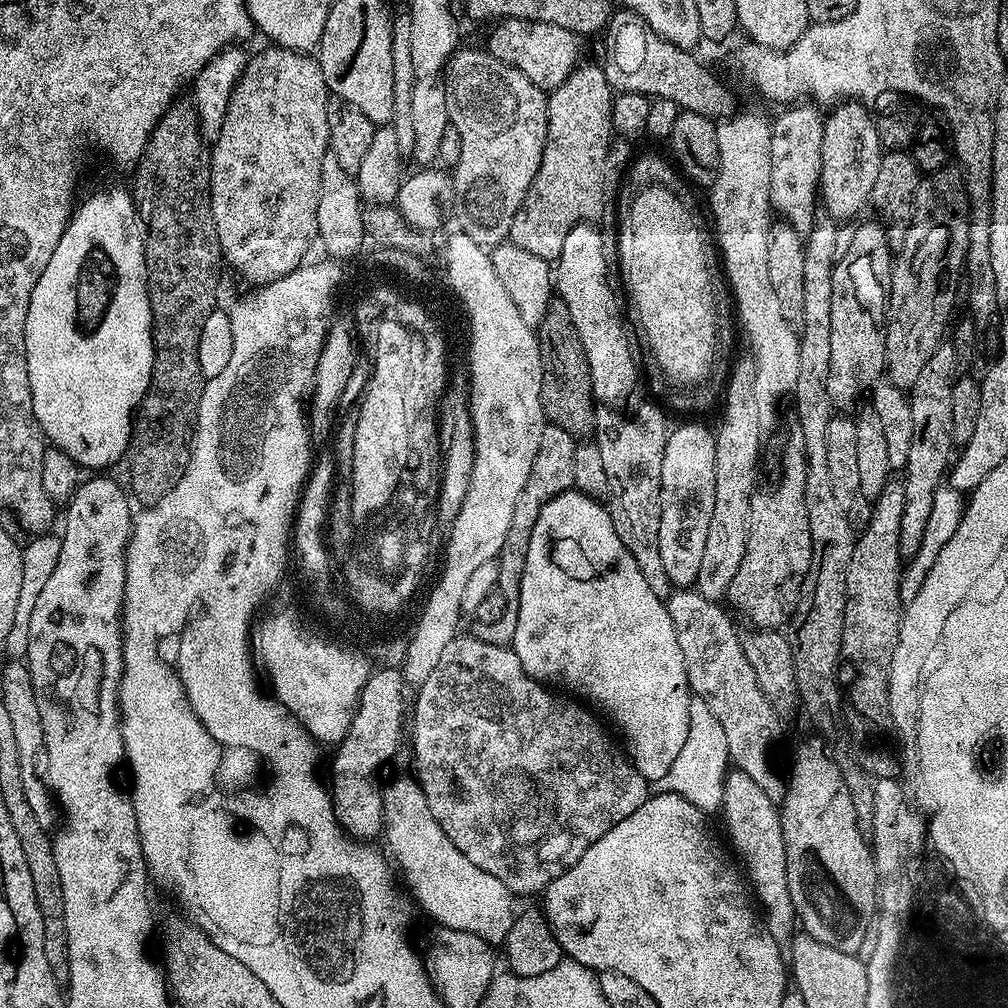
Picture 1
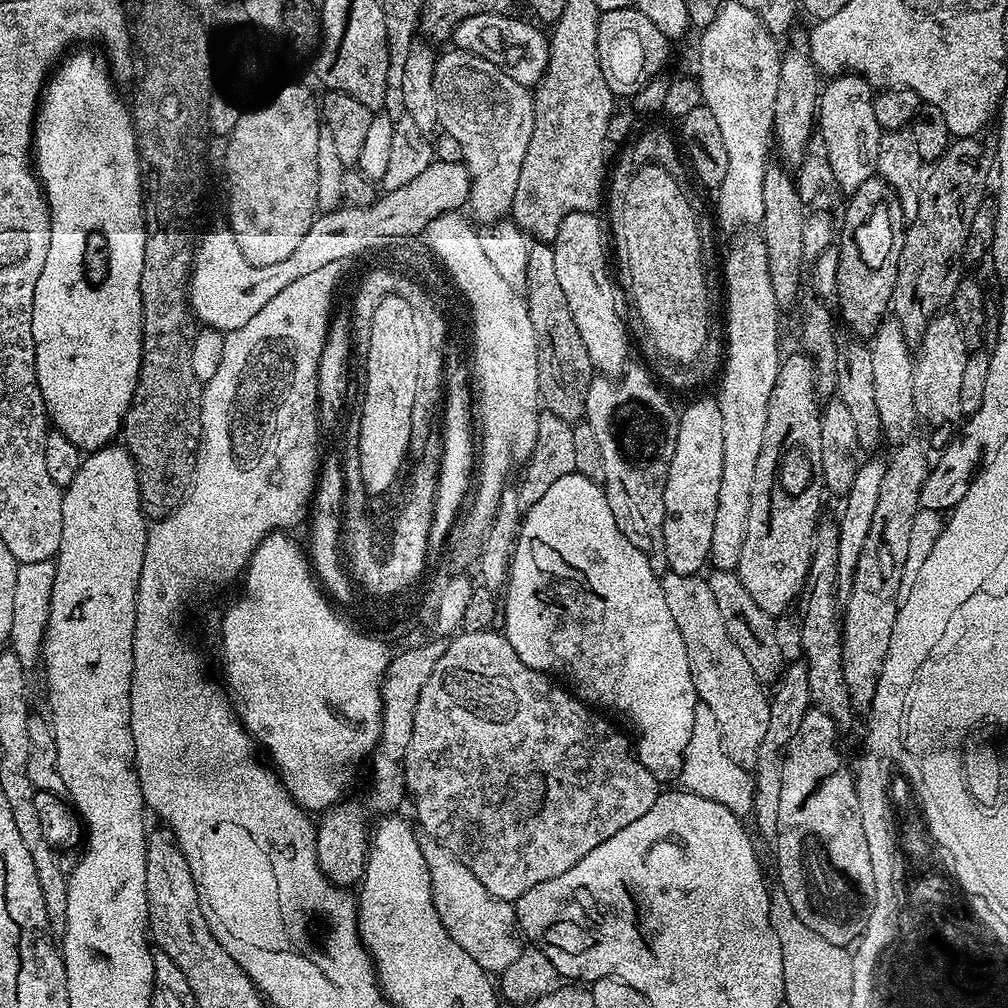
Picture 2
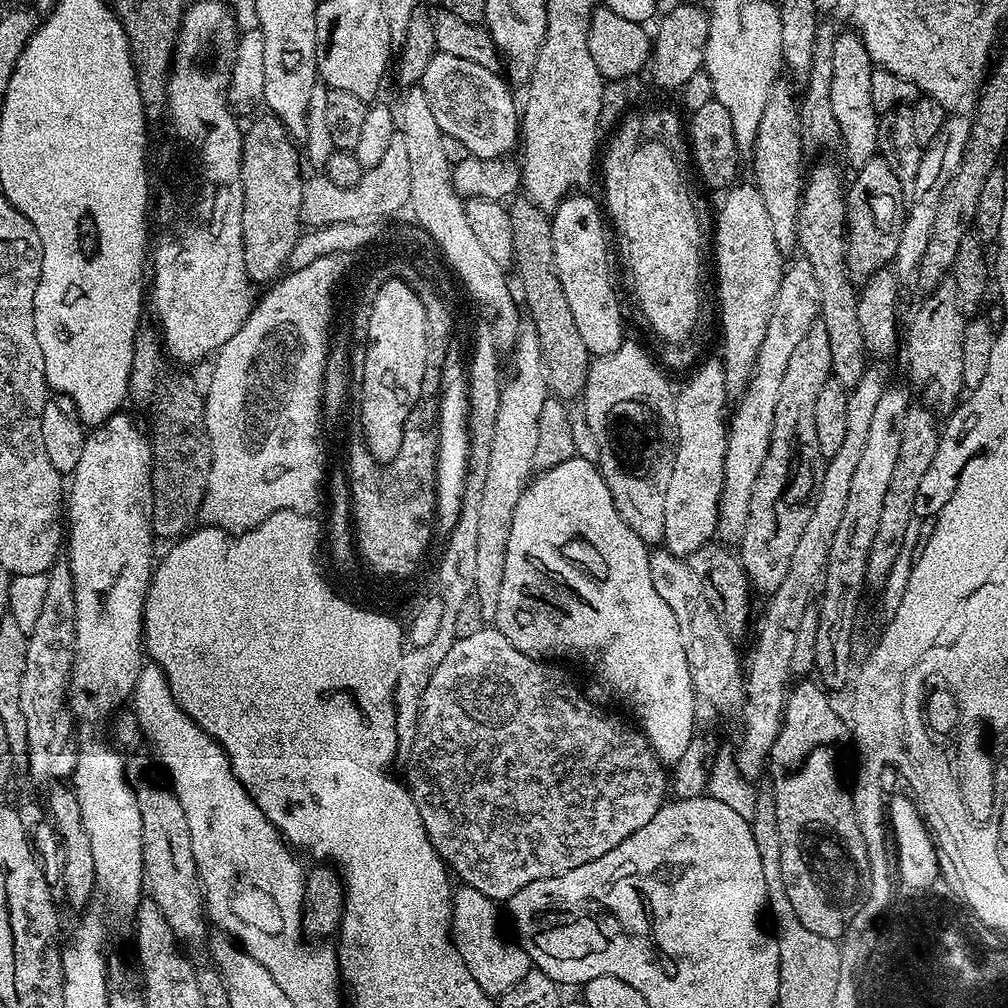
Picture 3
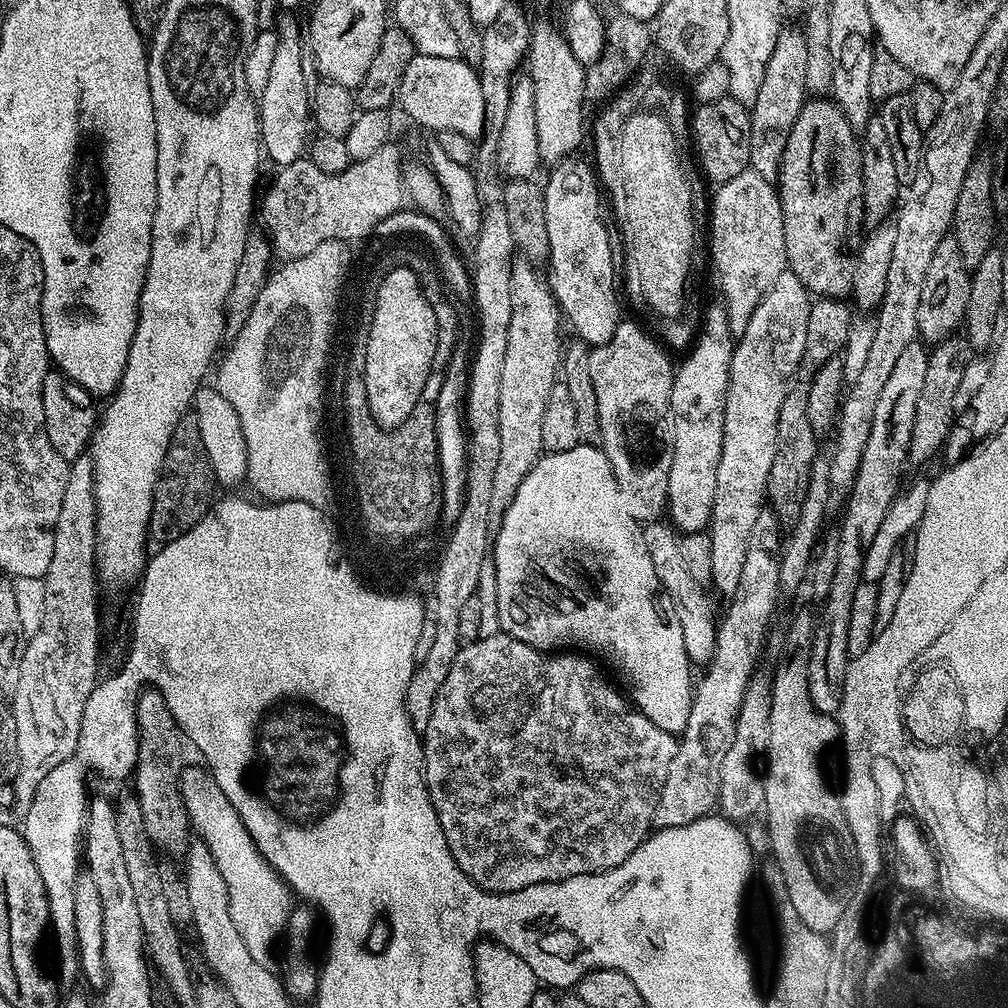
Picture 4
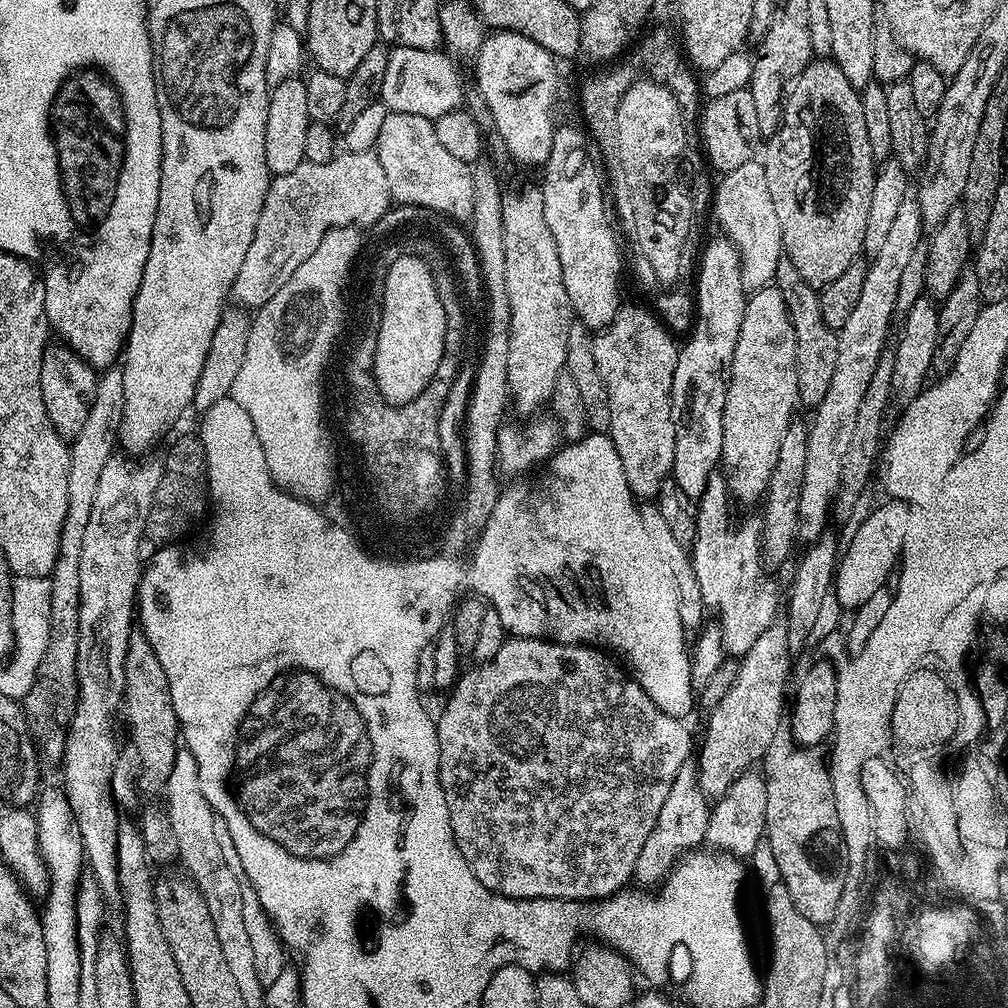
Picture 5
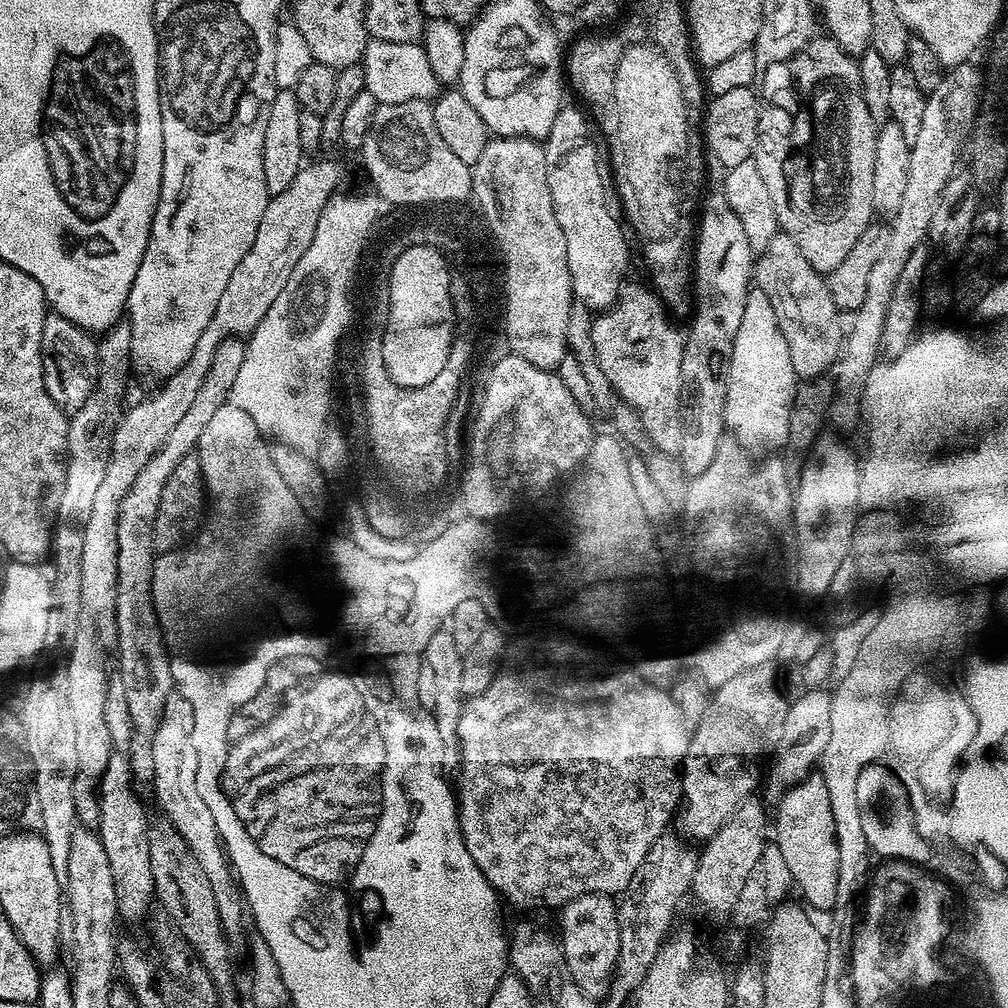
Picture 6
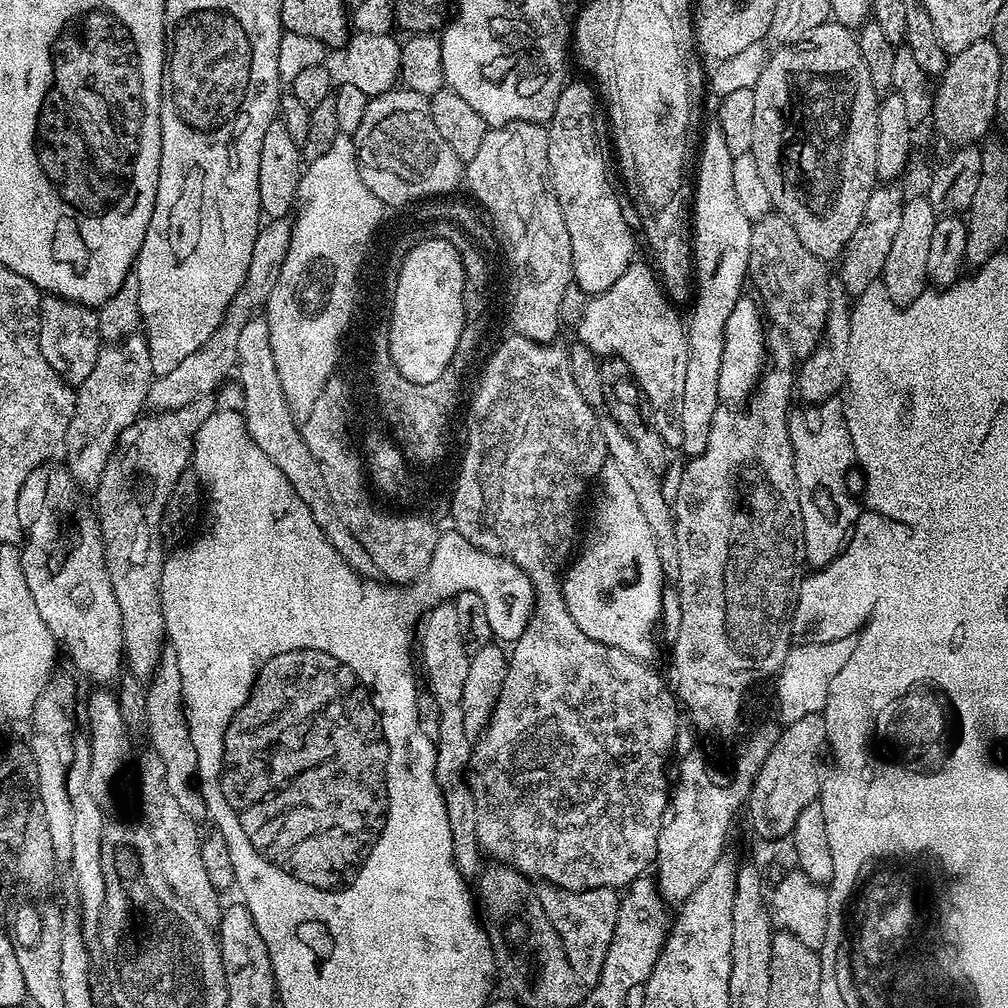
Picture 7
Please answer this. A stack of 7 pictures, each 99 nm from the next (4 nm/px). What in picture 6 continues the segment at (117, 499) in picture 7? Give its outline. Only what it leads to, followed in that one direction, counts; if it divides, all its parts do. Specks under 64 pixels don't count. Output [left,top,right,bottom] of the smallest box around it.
[114,338,245,737]

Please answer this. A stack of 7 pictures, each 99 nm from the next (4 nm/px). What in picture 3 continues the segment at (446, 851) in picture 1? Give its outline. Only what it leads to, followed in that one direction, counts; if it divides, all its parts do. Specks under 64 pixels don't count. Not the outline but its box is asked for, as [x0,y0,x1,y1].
[450,886,530,998]

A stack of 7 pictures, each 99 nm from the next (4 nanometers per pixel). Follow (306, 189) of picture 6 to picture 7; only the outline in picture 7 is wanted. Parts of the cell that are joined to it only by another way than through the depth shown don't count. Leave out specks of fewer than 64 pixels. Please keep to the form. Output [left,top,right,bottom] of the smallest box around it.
[147,218,292,410]

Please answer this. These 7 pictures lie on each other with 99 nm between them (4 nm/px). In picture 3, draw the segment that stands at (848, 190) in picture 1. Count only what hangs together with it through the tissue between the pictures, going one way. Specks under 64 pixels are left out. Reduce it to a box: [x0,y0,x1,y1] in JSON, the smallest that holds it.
[830,30,878,166]

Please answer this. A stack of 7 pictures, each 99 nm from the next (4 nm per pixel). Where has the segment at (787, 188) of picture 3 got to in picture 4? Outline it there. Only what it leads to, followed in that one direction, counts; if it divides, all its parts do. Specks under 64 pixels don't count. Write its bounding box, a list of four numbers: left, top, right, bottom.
[750,27,809,181]

